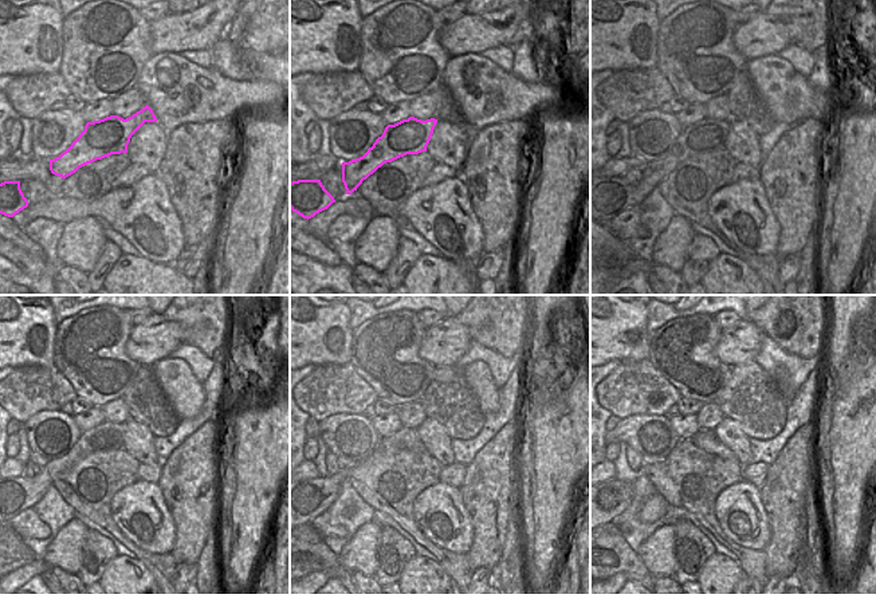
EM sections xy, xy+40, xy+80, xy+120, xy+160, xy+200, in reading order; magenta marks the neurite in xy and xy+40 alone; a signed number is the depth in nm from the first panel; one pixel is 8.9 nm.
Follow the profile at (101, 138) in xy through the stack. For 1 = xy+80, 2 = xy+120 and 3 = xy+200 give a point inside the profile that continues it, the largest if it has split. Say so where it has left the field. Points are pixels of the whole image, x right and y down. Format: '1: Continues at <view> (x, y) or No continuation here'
1: Continues at xy+80 (706, 136)
2: Continues at xy+120 (20, 492)
3: Continues at xy+200 (617, 495).

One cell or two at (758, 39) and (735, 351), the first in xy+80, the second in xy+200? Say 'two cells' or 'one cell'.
one cell

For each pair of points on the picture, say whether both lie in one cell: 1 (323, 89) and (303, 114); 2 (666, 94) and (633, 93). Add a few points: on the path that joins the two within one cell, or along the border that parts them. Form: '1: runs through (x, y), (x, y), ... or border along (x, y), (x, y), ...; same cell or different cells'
1: border along (303, 99), (318, 118); different cells
2: runs through (658, 93), (641, 93); same cell

